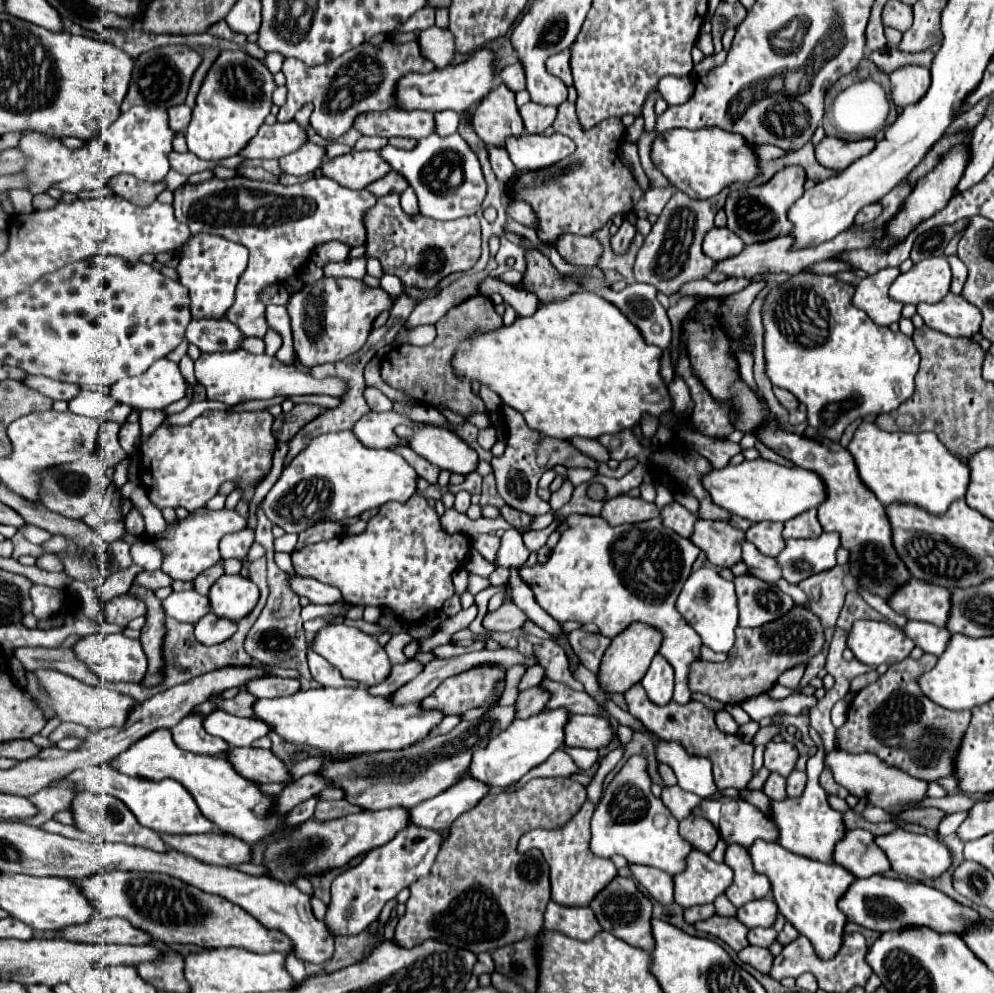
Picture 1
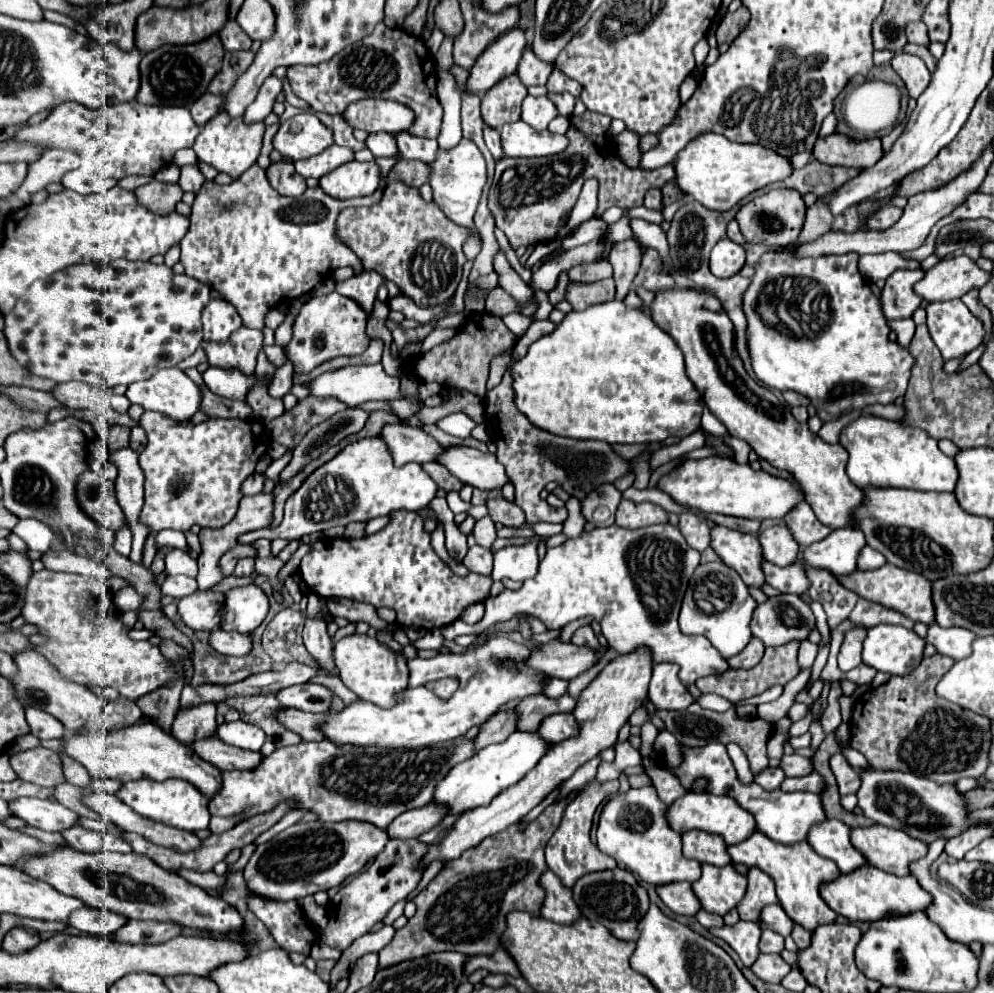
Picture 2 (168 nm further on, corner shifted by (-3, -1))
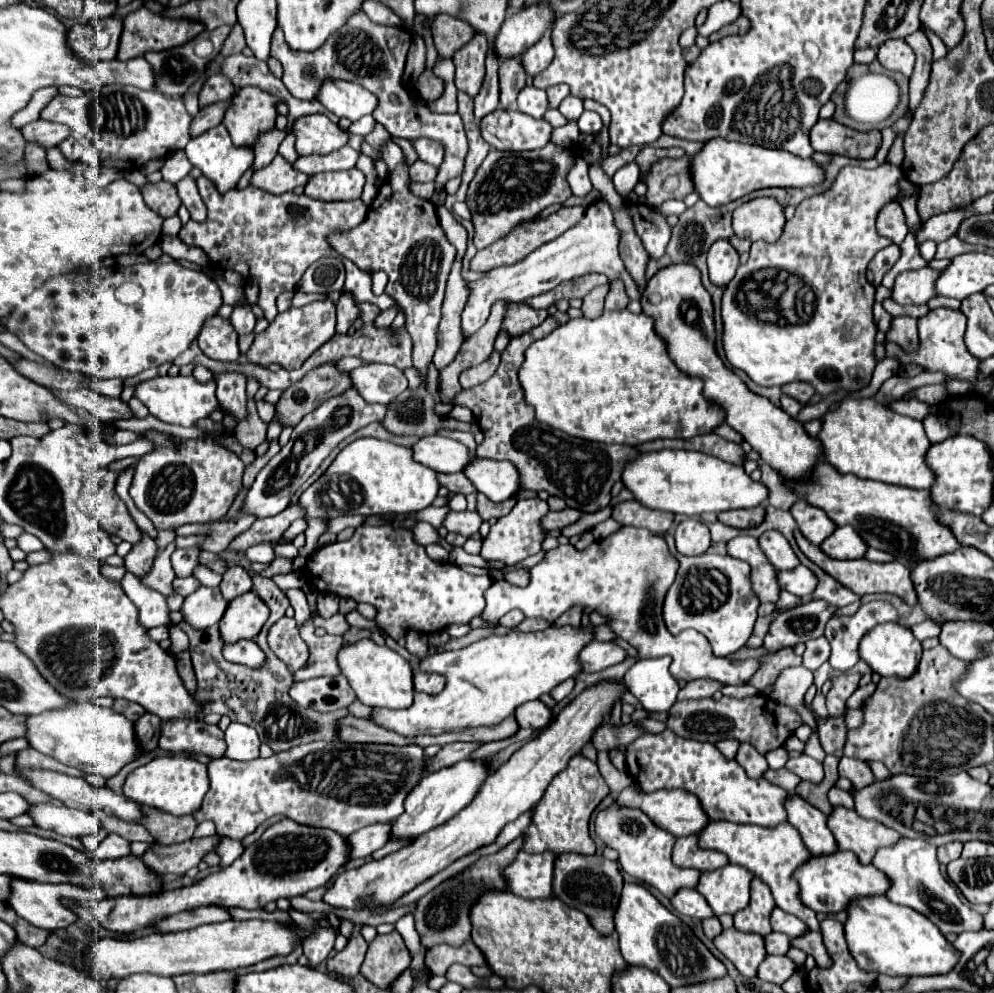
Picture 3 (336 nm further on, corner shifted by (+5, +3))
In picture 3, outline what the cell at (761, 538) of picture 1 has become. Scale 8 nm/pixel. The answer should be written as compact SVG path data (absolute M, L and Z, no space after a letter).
M769 530L759 538L761 550L767 554L769 562L777 568L777 570L793 570L799 566L799 558L795 556L795 552L791 550L789 542L785 540L785 536L777 530Z

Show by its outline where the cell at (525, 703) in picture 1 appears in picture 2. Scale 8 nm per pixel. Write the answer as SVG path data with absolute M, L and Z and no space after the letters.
M507 710L507 712L497 712L493 718L489 718L483 726L481 726L481 732L477 734L477 740L475 740L475 748L485 748L489 744L497 744L501 740L505 740L509 736L509 732L515 732L517 730L517 718L519 714L513 710Z

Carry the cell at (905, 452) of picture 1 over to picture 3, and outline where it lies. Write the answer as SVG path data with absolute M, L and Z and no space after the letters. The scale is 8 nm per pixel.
M845 398L835 410L829 410L821 422L817 440L823 446L825 460L839 472L915 490L931 488L935 476L925 464L925 452L931 442L919 420L901 416L873 398Z

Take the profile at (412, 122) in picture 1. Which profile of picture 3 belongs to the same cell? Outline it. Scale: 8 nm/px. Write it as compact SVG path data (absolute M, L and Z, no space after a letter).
M325 80L317 92L317 100L339 118L359 120L365 114L371 114L377 106L377 98L371 96L361 84L345 80Z

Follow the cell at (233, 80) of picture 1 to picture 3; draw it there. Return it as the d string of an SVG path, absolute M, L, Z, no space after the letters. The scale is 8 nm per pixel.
M219 124L217 128L193 138L193 140L189 140L189 144L185 146L185 154L187 154L189 162L195 168L199 168L215 184L215 188L219 192L227 192L227 190L235 188L239 178L243 176L243 172L247 168L251 168L251 164L253 164L253 152L249 152L249 148L233 146L231 136L223 124Z

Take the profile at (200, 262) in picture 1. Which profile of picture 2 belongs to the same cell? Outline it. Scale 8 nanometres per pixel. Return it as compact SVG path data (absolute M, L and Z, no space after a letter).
M211 298L211 302L203 308L203 338L213 342L225 342L235 330L241 328L241 316L237 308L223 298Z

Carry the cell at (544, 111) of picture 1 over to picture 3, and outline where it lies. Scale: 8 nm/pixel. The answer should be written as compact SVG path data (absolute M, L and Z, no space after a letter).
M525 86L519 94L517 100L517 108L533 118L543 118L543 114L547 112L549 104L547 104L547 92L535 86Z

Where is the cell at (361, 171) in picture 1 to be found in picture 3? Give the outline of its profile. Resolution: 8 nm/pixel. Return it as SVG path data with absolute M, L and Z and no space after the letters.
M351 168L349 172L321 172L311 176L305 184L305 194L317 200L355 200L361 198L365 176L361 170Z

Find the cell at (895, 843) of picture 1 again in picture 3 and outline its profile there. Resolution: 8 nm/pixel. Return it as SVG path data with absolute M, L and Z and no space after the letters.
M843 806L833 808L827 816L827 826L837 840L839 850L851 850L861 864L871 864L873 852L885 844L895 844L901 836L877 820L861 818L855 810Z

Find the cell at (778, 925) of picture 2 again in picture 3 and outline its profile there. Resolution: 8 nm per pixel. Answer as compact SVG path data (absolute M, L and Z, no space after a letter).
M781 908L773 910L773 914L771 914L771 926L773 926L775 932L783 932L789 938L799 938L805 932L809 932L807 924L801 918L797 918L797 916L781 910Z

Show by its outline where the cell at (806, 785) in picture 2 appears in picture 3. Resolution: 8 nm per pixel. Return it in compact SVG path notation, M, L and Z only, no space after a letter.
M787 768L767 770L767 772L763 774L763 778L765 778L765 780L769 780L769 782L773 782L773 784L777 784L777 786L781 786L781 788L783 788L783 790L787 790L789 794L793 794L793 792L795 792L795 786L801 782L801 778L799 778L799 776L795 776L793 772L789 772Z

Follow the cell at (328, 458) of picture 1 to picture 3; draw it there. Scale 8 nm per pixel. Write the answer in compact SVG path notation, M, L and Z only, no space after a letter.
M359 438L351 444L347 444L339 456L333 460L329 470L301 494L301 504L305 504L307 516L305 518L337 518L345 514L361 514L361 516L371 516L371 514L409 514L423 510L433 504L439 492L439 480L437 472L417 464L413 460L413 450L397 446L393 442L383 442L383 440L373 440L373 438Z

